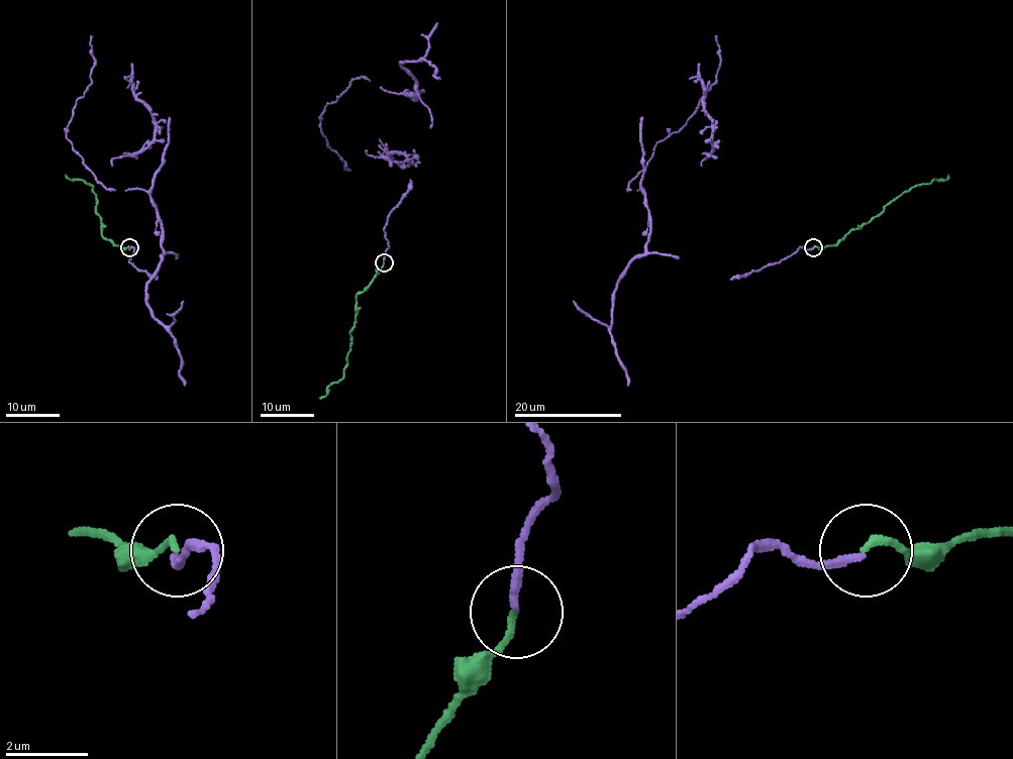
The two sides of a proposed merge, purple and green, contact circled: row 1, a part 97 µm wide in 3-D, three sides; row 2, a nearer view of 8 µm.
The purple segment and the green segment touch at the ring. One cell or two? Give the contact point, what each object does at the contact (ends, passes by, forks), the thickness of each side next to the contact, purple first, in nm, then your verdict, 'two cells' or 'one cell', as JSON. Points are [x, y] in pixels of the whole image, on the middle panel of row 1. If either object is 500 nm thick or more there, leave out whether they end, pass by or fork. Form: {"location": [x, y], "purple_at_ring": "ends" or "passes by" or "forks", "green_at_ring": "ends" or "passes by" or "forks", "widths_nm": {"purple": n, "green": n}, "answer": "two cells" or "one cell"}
{"location": [384, 262], "purple_at_ring": "ends", "green_at_ring": "ends", "widths_nm": {"purple": 180, "green": 160}, "answer": "one cell"}

